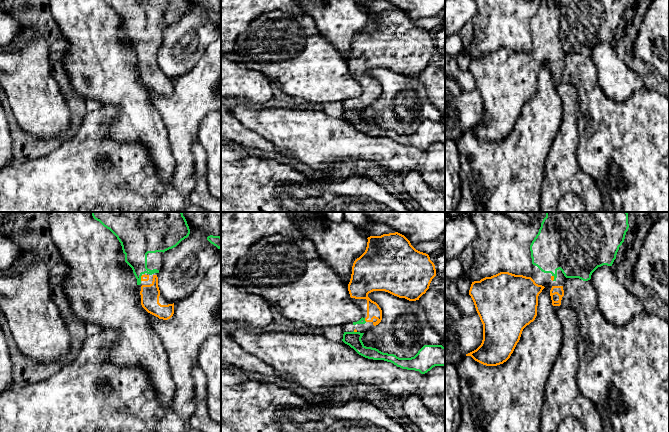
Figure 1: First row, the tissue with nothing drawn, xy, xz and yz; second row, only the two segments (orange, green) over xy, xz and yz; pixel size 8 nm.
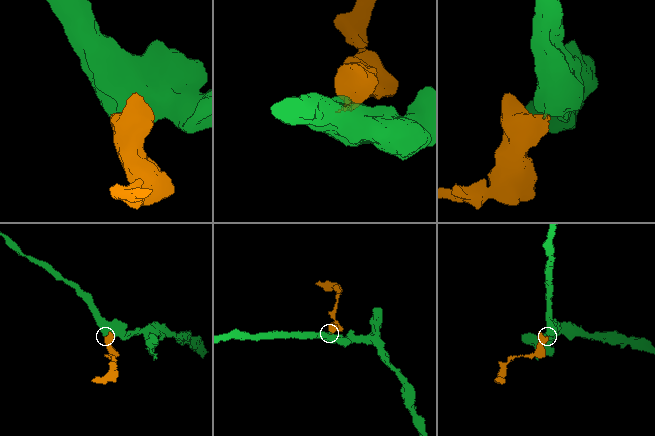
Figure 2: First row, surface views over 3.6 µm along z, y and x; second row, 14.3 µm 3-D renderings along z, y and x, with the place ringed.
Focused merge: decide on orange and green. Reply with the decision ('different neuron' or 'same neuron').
same neuron

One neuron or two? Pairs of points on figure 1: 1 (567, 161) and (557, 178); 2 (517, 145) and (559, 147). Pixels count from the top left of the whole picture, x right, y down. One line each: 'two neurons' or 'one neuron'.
1: one neuron
2: two neurons

